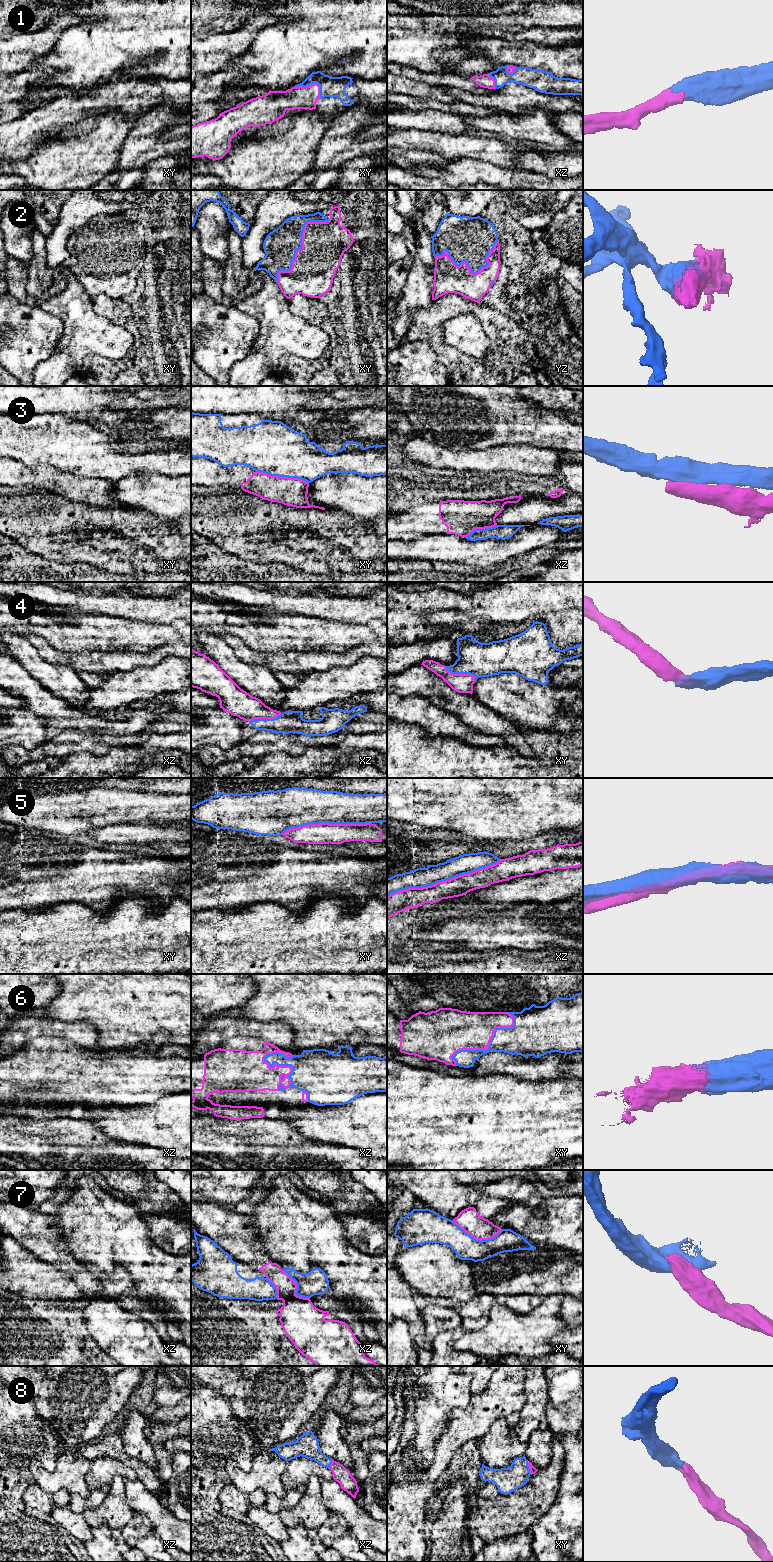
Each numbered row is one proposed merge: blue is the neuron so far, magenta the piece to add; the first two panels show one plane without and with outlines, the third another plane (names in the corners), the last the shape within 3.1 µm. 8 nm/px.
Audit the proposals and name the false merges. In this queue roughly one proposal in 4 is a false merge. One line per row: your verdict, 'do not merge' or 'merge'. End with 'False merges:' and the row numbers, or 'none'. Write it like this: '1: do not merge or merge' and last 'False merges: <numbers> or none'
1: merge
2: merge
3: do not merge
4: merge
5: do not merge
6: merge
7: do not merge
8: merge
False merges: 3, 5, 7

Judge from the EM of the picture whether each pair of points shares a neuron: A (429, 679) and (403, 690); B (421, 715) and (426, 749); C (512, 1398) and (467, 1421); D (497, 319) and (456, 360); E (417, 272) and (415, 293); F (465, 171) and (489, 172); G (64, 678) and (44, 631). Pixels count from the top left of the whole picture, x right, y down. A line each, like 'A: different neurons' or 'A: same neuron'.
A: same neuron
B: different neurons
C: same neuron
D: same neuron
E: same neuron
F: same neuron
G: different neurons

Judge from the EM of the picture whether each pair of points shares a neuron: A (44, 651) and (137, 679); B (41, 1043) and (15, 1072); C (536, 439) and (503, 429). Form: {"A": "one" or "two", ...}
{"A": "two", "B": "one", "C": "one"}

